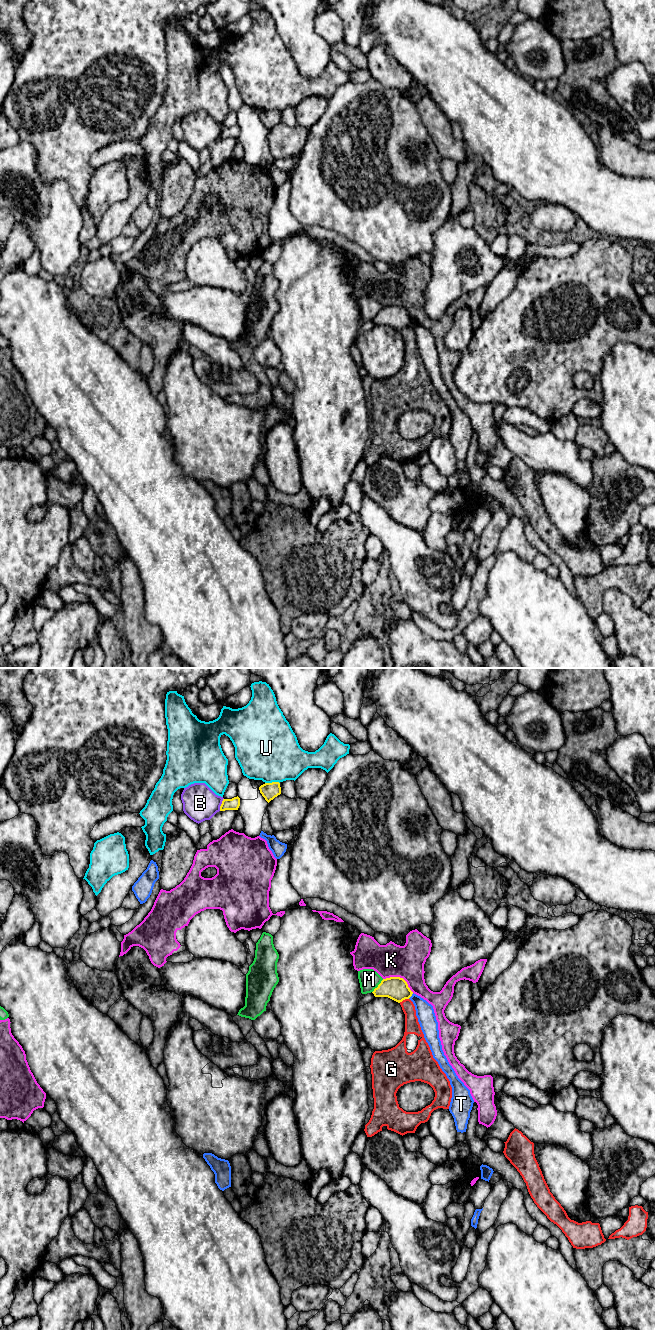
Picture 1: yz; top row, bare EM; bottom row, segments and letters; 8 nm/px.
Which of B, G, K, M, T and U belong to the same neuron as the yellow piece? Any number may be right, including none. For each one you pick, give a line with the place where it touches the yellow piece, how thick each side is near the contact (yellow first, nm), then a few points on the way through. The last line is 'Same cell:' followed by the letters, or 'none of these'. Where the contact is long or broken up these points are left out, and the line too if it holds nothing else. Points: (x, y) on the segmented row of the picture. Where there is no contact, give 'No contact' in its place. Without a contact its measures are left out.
Same cell: none of these

